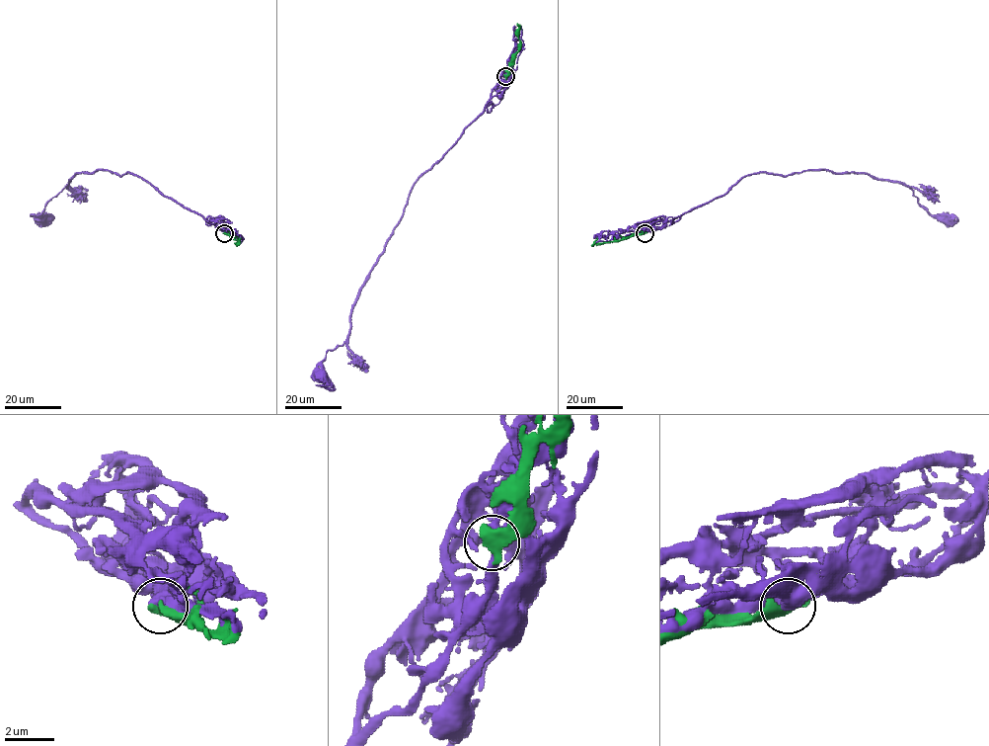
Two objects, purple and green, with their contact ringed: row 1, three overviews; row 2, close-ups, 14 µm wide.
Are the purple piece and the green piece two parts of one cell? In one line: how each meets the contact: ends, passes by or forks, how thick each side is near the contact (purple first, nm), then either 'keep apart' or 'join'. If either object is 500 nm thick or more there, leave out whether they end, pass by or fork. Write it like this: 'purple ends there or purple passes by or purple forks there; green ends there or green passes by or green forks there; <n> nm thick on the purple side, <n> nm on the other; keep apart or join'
480 nm thick on the purple side, 600 nm on the other; keep apart

